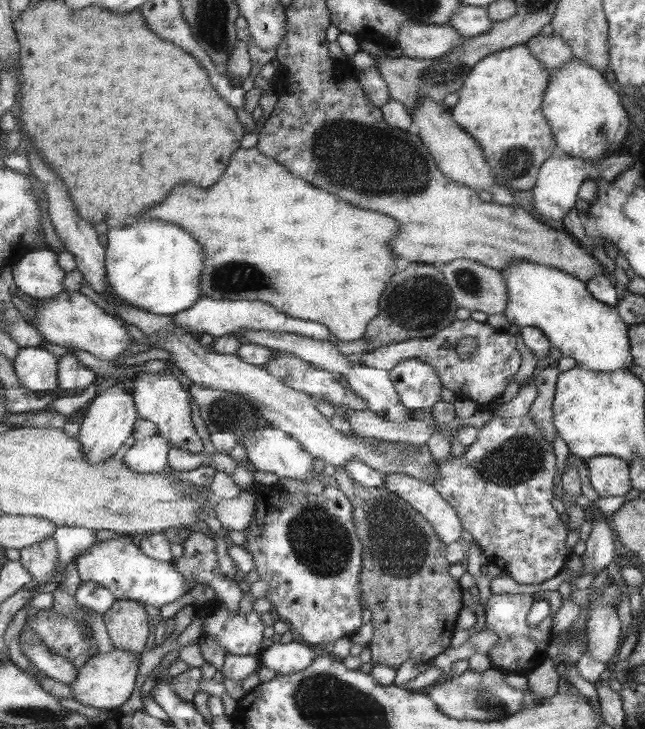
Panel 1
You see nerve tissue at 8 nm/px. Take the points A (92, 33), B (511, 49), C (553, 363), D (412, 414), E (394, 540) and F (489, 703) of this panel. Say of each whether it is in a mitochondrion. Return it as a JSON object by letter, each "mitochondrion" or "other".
{"A":"other","B":"other","C":"other","D":"other","E":"mitochondrion","F":"mitochondrion"}

